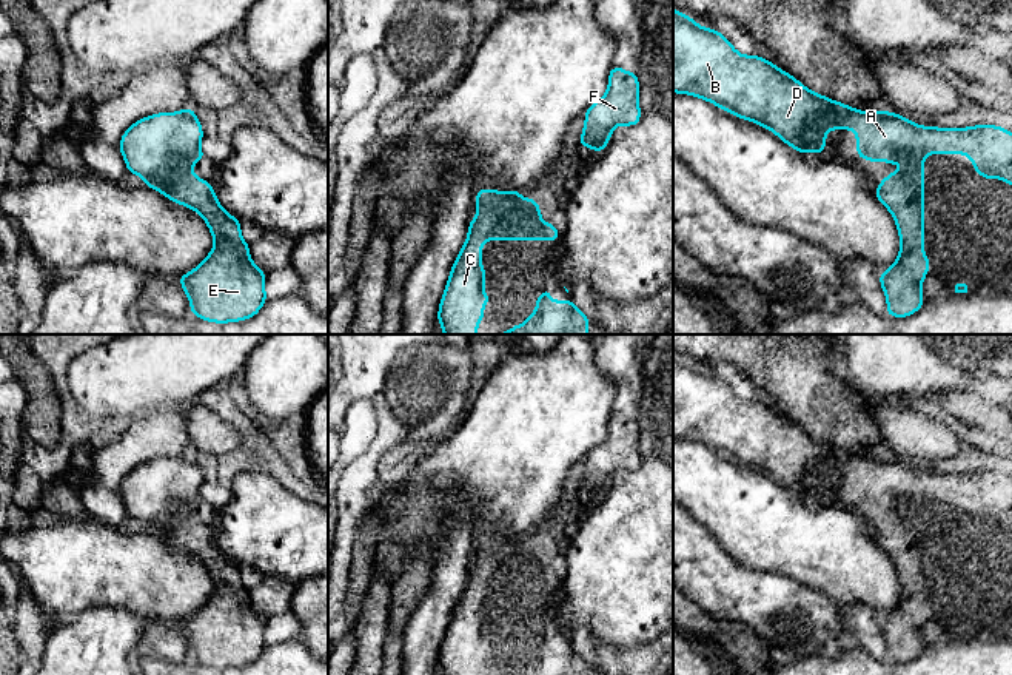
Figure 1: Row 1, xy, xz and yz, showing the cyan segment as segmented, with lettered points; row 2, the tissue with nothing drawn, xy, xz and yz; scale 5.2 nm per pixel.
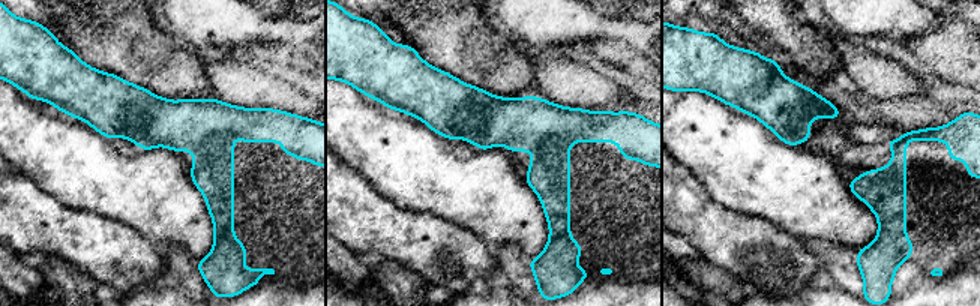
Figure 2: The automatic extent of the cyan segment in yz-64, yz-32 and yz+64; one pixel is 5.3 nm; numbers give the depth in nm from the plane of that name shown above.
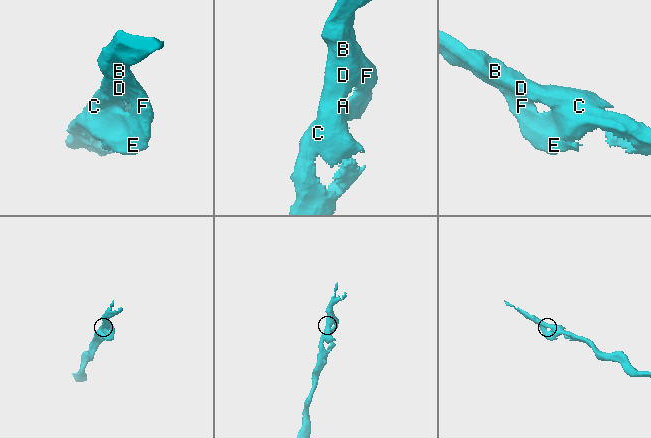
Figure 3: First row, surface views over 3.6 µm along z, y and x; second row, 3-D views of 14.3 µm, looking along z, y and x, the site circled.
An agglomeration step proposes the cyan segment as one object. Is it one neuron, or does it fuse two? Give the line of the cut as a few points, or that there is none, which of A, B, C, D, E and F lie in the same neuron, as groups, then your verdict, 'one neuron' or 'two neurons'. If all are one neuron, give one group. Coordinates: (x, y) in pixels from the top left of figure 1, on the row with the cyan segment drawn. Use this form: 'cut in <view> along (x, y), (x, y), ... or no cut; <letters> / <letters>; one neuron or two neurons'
no cut; A B C D E F; one neuron

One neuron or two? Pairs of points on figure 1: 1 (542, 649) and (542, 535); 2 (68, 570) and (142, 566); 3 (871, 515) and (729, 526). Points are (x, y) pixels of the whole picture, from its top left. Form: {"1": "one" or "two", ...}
{"1": "one", "2": "one", "3": "two"}

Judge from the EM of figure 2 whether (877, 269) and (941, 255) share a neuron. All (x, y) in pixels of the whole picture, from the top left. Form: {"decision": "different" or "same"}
{"decision": "same"}

